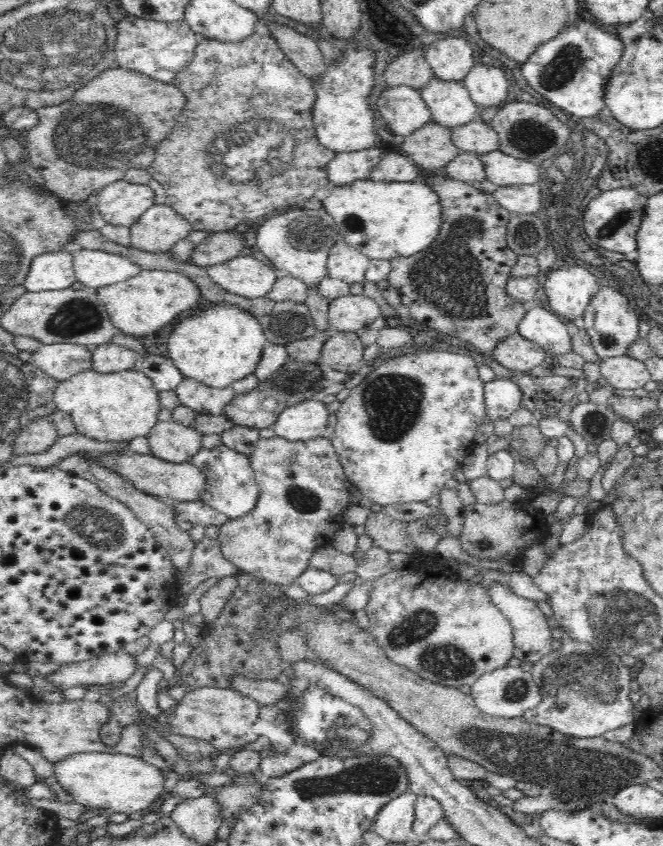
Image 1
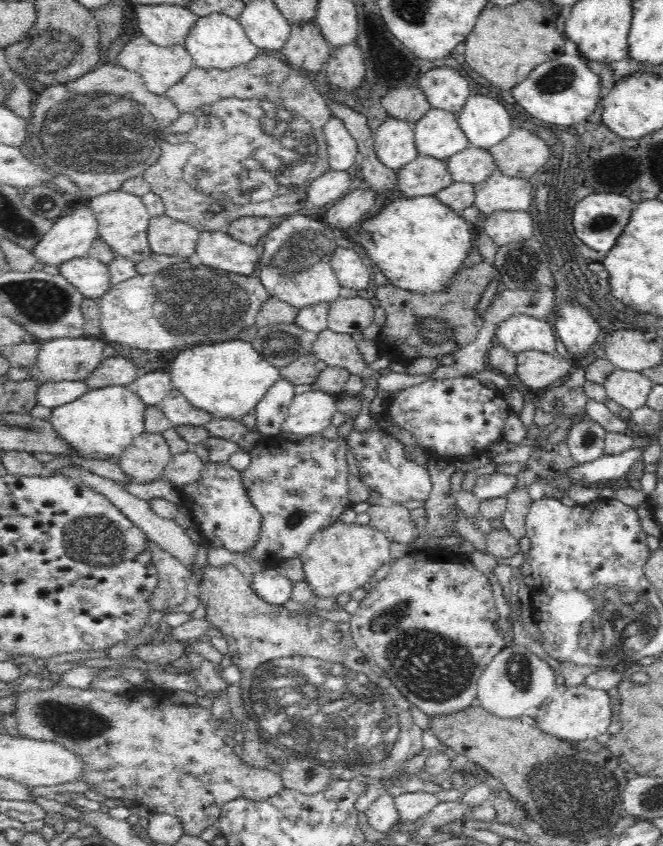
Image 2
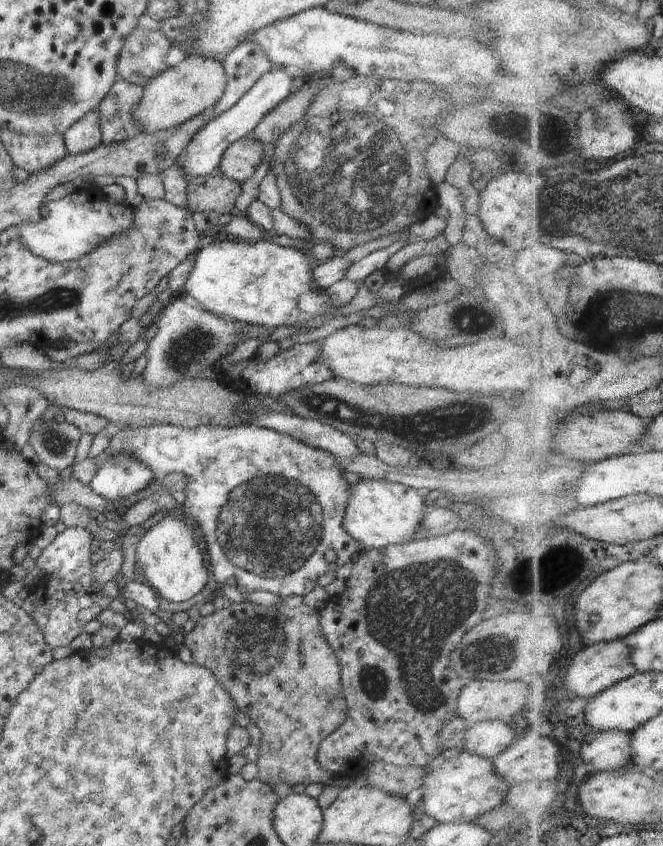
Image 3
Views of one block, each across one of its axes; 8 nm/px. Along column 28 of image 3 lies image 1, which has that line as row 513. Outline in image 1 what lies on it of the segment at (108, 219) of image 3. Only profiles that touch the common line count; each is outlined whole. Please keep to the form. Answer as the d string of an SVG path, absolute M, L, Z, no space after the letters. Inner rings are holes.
M222 442L211 449L202 447L194 456L191 456L190 461L206 477L205 493L198 501L222 512L229 519L242 518L254 510L258 502L259 486L248 455Z

